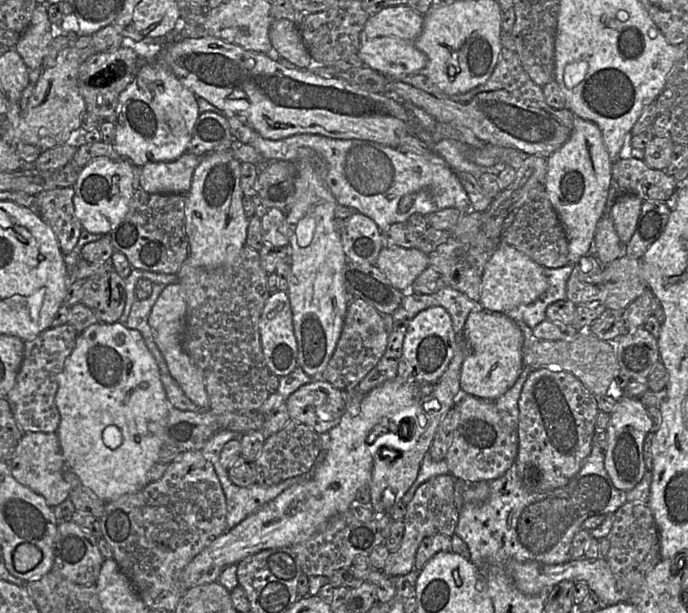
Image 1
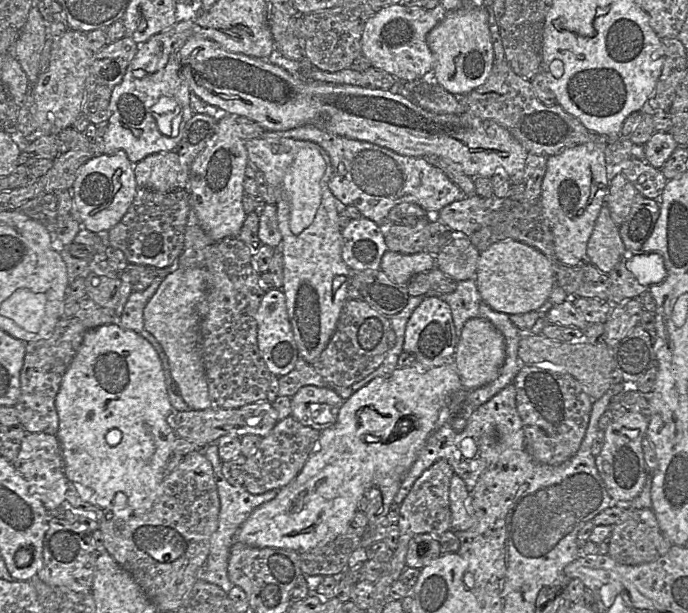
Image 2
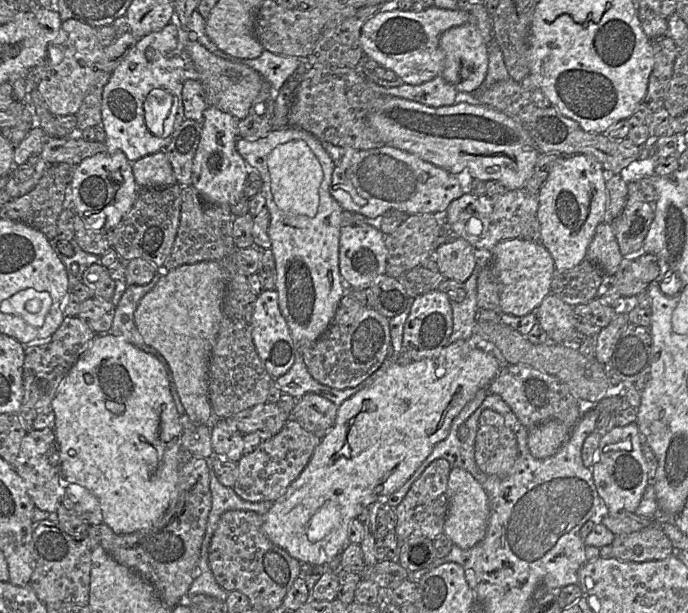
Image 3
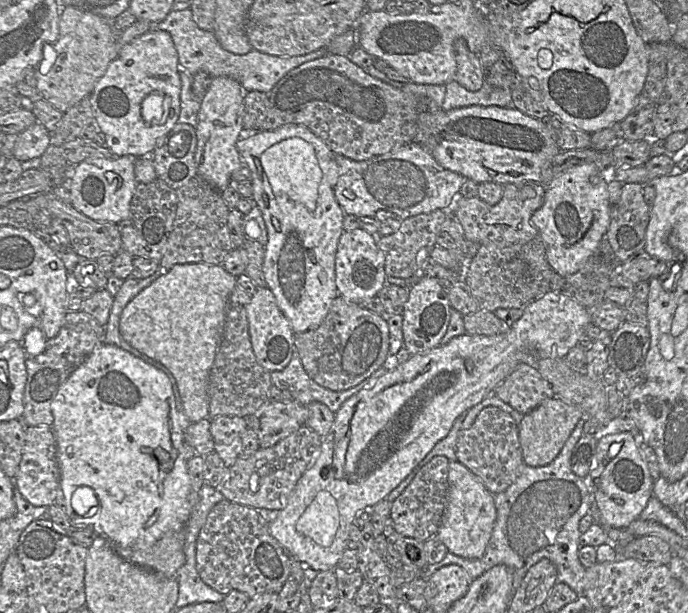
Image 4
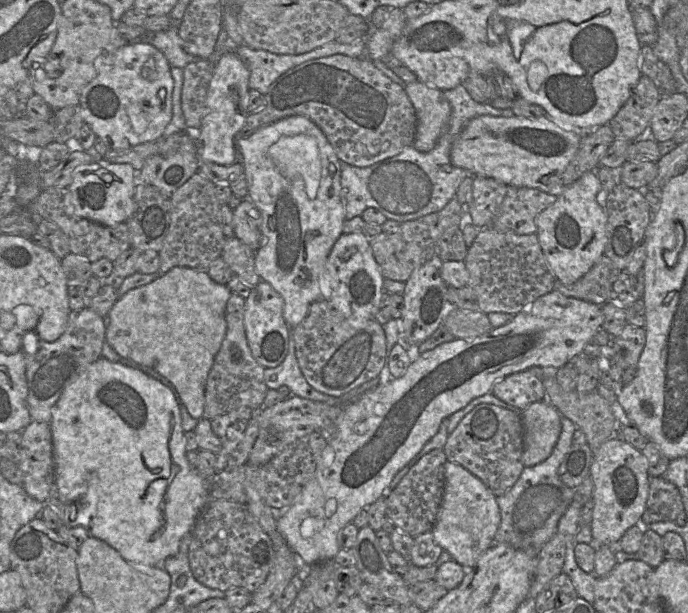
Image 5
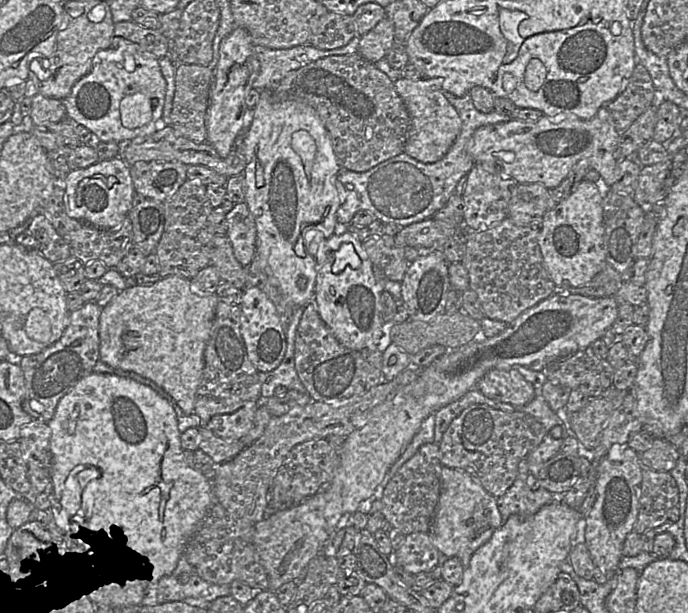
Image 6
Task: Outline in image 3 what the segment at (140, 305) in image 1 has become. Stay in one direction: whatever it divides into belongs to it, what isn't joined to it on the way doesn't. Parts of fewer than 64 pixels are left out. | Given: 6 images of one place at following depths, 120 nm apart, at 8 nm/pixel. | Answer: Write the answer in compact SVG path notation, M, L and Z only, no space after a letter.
M157 272L152 281L146 285L129 285L123 293L119 303L115 306L113 323L109 331L114 336L121 336L139 349L155 356L166 367L164 361L157 350L148 346L134 323L134 313L141 299L156 285L160 279Z

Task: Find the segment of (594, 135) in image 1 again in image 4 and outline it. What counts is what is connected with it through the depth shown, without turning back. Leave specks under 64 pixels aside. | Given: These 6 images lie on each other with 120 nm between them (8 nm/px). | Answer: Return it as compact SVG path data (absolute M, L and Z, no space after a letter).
M581 163L558 173L546 185L544 203L533 213L531 222L545 244L548 263L559 275L575 274L598 253L610 224L607 184L596 164Z

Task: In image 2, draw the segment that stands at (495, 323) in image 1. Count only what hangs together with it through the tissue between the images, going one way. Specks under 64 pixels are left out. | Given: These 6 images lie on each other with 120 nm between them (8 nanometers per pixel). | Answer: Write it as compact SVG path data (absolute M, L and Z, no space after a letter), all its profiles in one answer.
M481 317L465 322L453 356L453 365L464 389L472 391L494 381L500 374L505 358L505 339L491 322Z

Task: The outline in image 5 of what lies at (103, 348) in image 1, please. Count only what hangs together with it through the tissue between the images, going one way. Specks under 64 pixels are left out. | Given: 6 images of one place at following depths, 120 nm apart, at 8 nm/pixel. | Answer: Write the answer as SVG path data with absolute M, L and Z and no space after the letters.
M99 357L82 370L77 378L62 391L52 408L49 423L52 433L54 484L58 487L61 502L60 521L68 527L85 527L90 536L100 539L118 551L128 562L141 563L148 566L160 566L164 560L175 556L183 537L190 533L199 515L207 505L209 498L208 481L192 468L186 458L184 430L179 406L171 389L139 370L111 362Z

